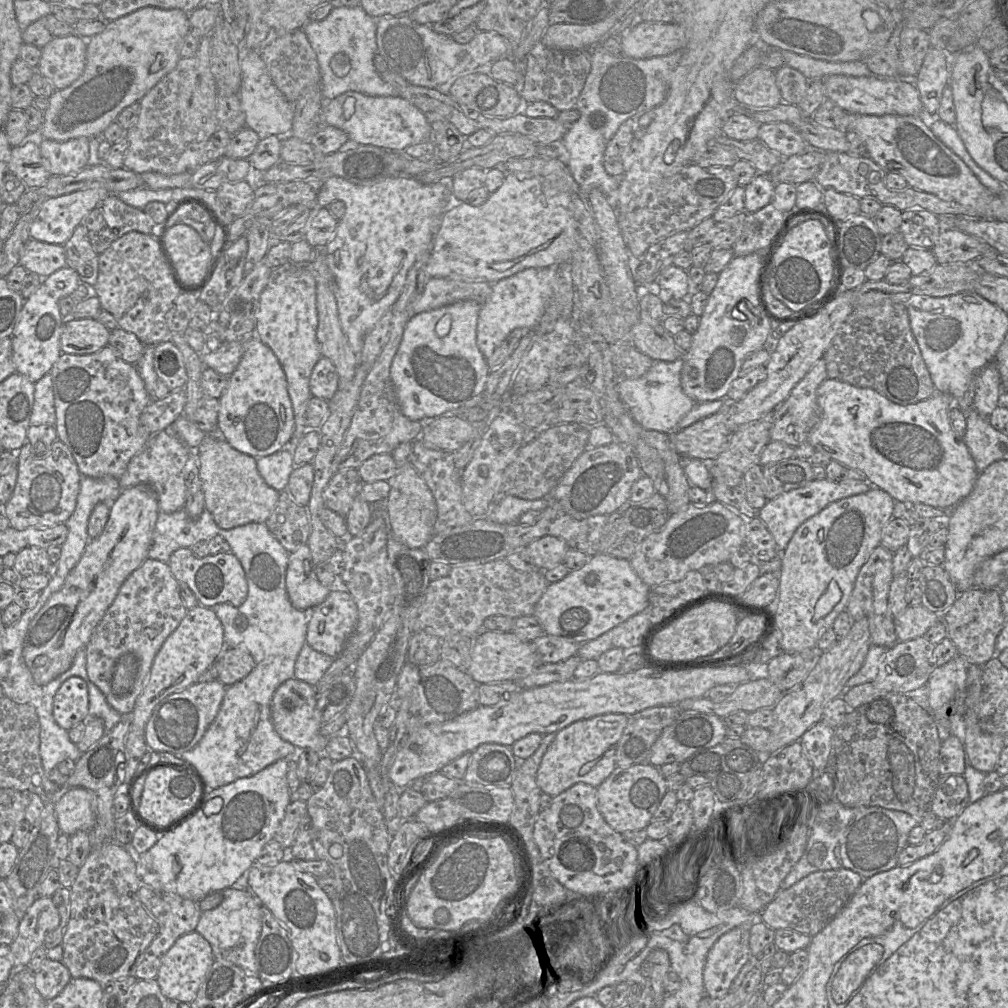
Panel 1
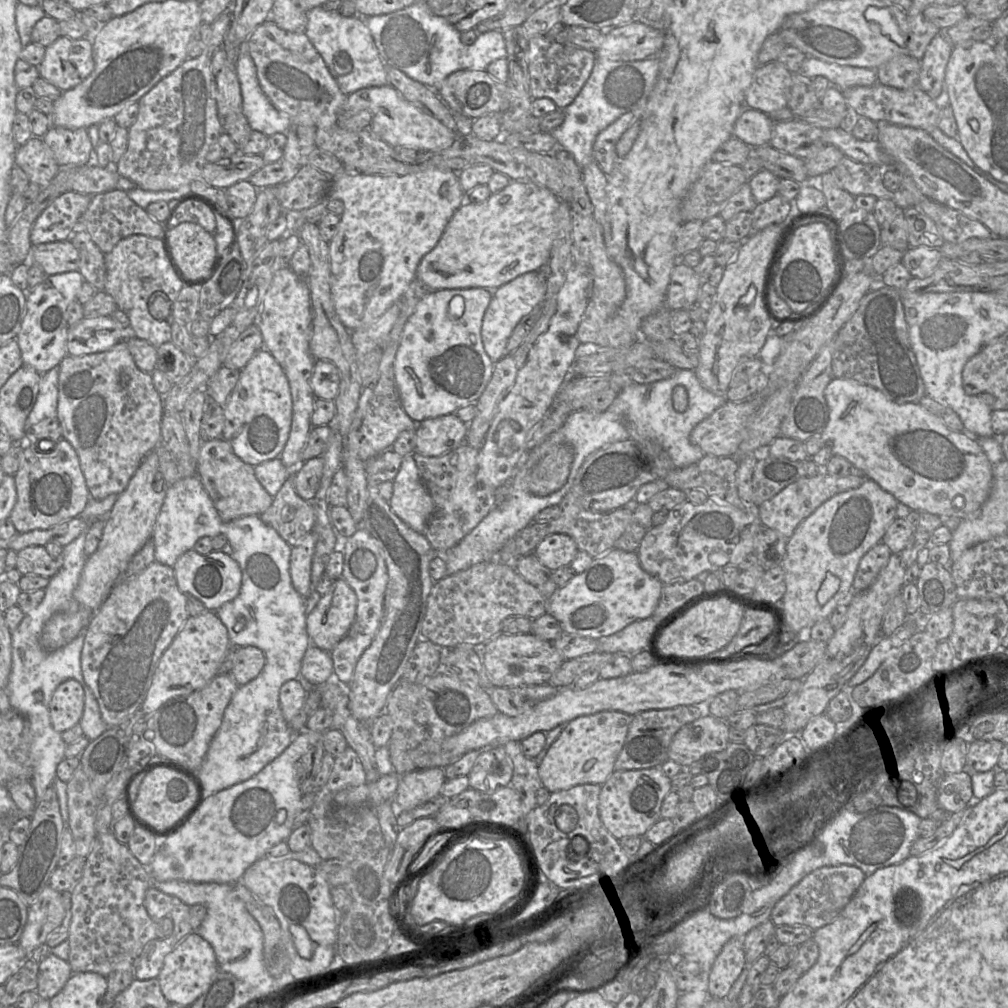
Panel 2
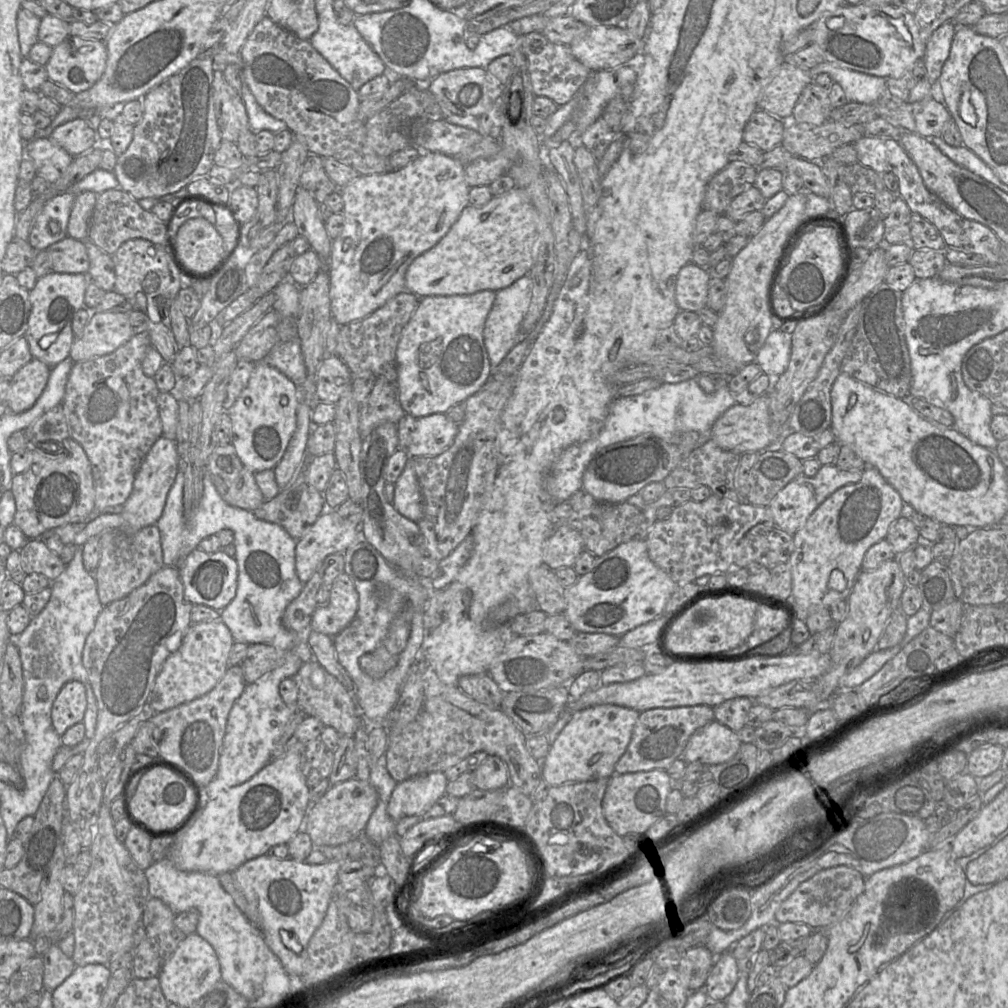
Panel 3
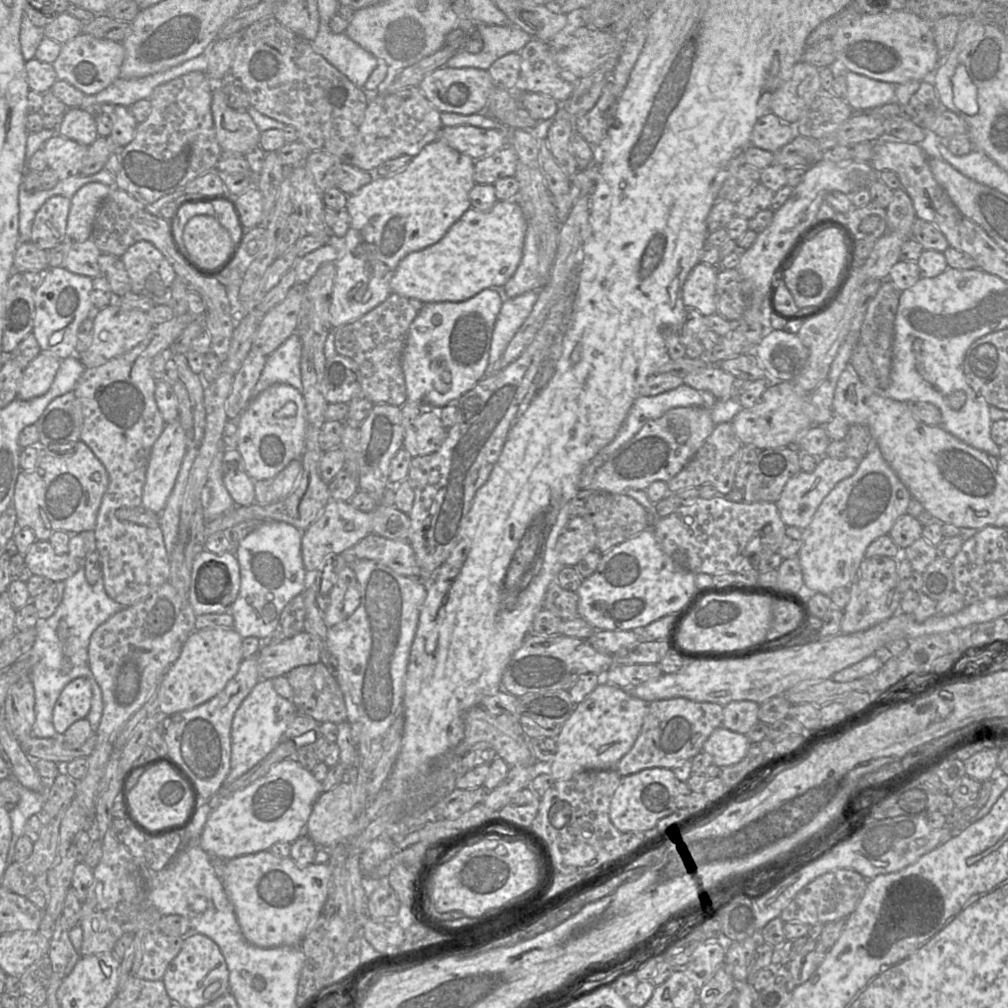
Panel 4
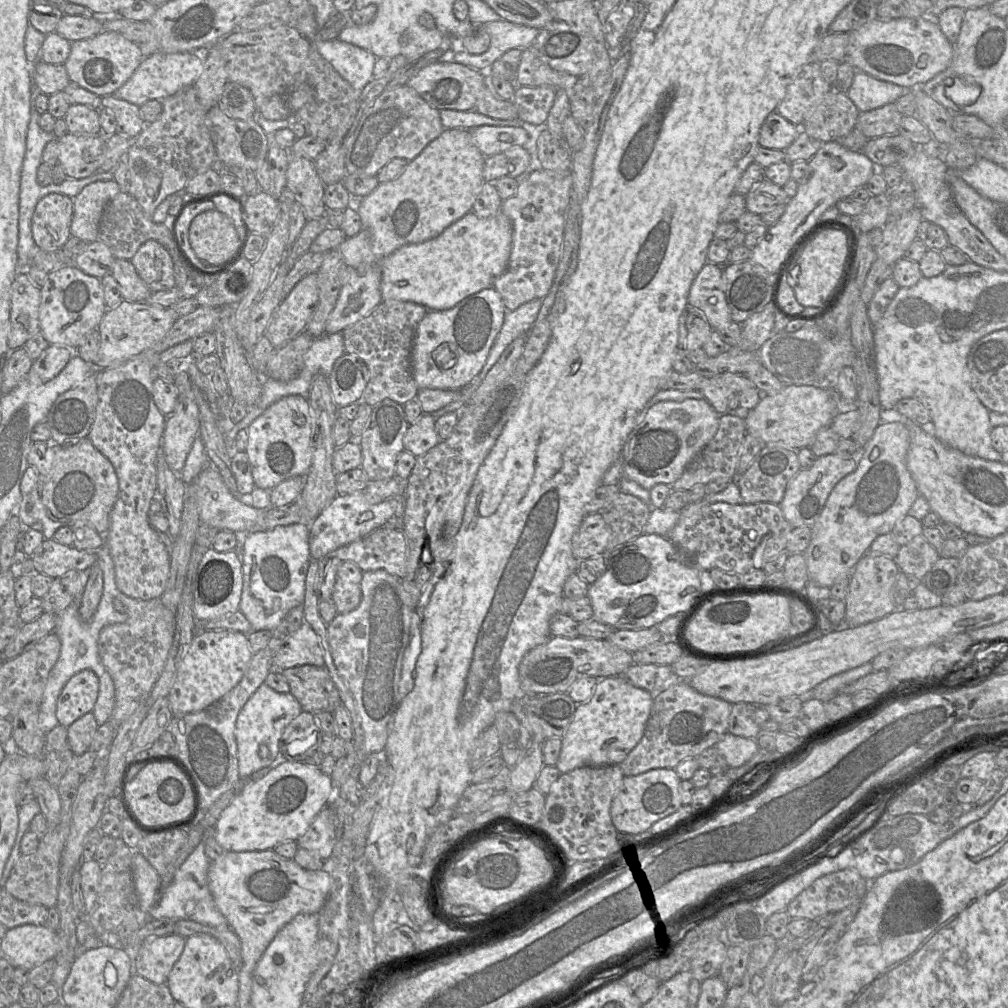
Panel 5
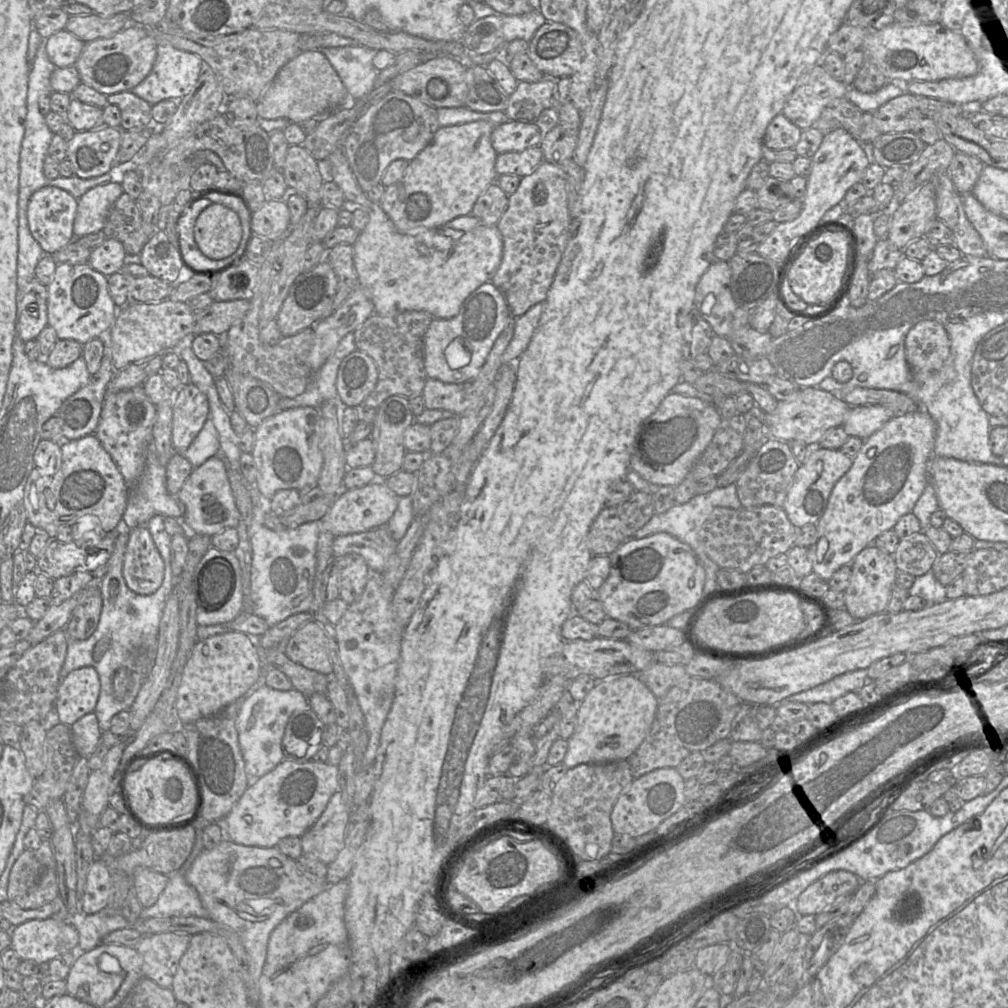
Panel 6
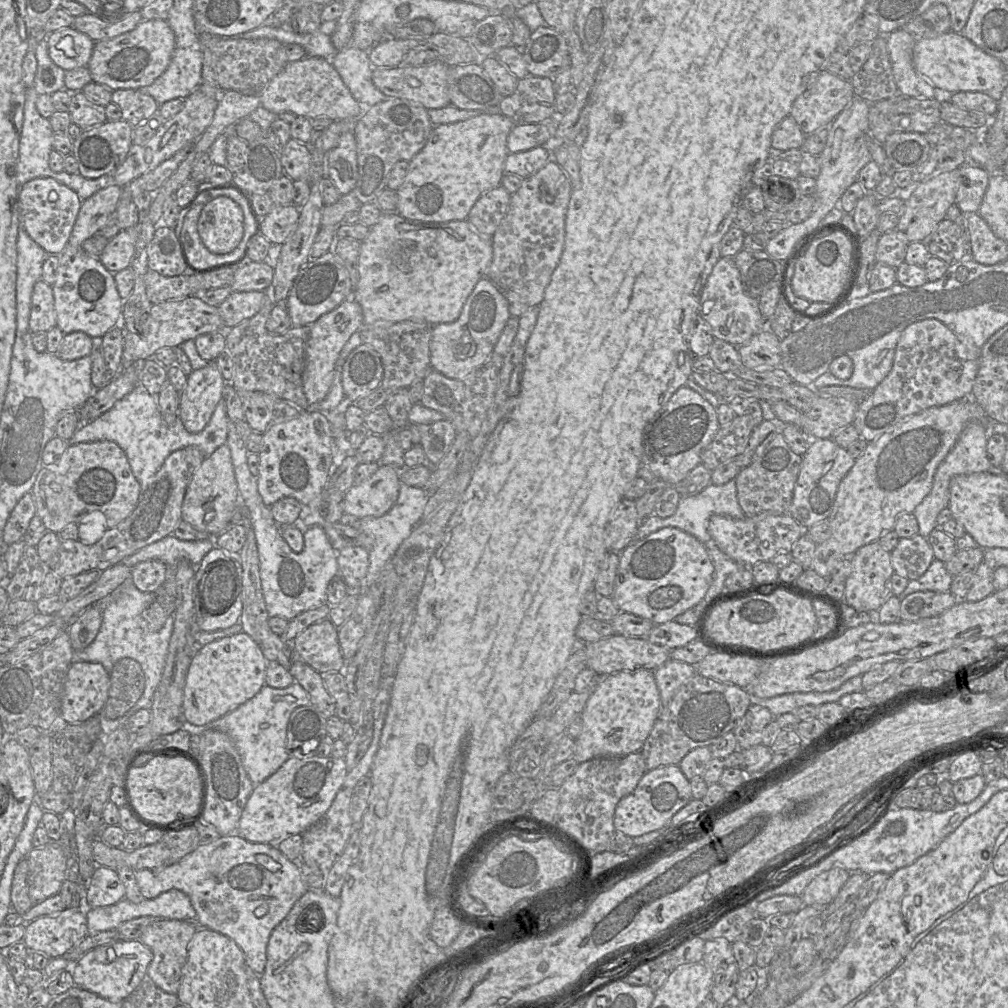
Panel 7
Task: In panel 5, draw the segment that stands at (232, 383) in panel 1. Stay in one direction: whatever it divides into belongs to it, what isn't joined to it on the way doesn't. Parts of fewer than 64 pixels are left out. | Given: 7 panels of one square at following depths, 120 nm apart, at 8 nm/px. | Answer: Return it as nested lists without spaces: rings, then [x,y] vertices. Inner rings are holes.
[[[288,395],[271,404],[247,428],[245,452],[256,487],[270,491],[282,481],[307,474],[312,463],[313,412],[308,399]]]

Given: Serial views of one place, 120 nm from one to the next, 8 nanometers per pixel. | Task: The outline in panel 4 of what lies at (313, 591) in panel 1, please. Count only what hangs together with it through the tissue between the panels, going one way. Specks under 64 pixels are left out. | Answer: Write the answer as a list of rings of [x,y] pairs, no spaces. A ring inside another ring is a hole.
[[[330,500],[318,518],[304,532],[301,554],[308,574],[315,573],[324,560],[333,554],[342,554],[372,533],[373,512],[362,512],[349,501]]]

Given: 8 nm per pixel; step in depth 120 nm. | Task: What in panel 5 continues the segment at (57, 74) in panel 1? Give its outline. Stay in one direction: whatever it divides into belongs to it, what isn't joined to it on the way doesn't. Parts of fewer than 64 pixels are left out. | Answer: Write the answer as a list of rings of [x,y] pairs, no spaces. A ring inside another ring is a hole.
[[[102,31],[99,34],[71,43],[71,51],[64,63],[71,82],[94,92],[99,96],[113,94],[135,72],[144,59],[141,47],[113,31]]]

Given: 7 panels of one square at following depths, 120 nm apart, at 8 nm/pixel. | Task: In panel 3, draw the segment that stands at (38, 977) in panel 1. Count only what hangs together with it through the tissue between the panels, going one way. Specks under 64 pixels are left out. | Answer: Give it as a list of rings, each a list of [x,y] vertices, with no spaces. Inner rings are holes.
[[[52,943],[42,956],[44,963],[43,990],[53,992],[76,967],[72,958],[66,956],[57,943]]]

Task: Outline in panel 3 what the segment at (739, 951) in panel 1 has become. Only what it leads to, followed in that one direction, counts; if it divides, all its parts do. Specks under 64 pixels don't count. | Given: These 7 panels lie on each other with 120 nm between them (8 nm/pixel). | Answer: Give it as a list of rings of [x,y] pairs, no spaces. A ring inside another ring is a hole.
[[[731,951],[715,958],[705,983],[705,993],[712,1001],[724,1001],[738,981],[737,962]]]

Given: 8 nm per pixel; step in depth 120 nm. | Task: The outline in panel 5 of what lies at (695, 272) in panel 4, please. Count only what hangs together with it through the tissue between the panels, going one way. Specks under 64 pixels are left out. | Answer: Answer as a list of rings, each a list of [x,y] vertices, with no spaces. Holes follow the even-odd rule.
[[[706,262],[692,282],[688,303],[704,313],[713,330],[727,326],[732,319],[725,297],[723,268]]]

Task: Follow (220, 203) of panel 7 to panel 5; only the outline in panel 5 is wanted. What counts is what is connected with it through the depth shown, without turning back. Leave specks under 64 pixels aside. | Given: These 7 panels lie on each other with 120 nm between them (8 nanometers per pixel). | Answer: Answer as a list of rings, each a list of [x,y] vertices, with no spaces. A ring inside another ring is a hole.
[[[214,209],[194,218],[189,241],[199,259],[219,266],[234,254],[241,240],[231,219]]]

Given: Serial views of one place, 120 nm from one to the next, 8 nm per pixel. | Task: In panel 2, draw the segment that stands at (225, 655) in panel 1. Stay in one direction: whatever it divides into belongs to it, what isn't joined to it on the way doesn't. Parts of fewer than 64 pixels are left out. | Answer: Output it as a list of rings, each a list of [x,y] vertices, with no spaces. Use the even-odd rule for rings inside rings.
[[[255,646],[239,647],[234,655],[230,675],[239,686],[245,685],[261,673],[265,662],[265,655],[259,648]]]

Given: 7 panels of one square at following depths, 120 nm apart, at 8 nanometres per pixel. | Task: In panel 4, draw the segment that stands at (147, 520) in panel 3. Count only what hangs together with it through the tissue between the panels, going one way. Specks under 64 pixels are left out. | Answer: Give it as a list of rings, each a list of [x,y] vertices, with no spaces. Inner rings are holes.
[[[178,418],[166,423],[151,449],[141,506],[160,515],[175,485],[188,447],[189,435]]]

